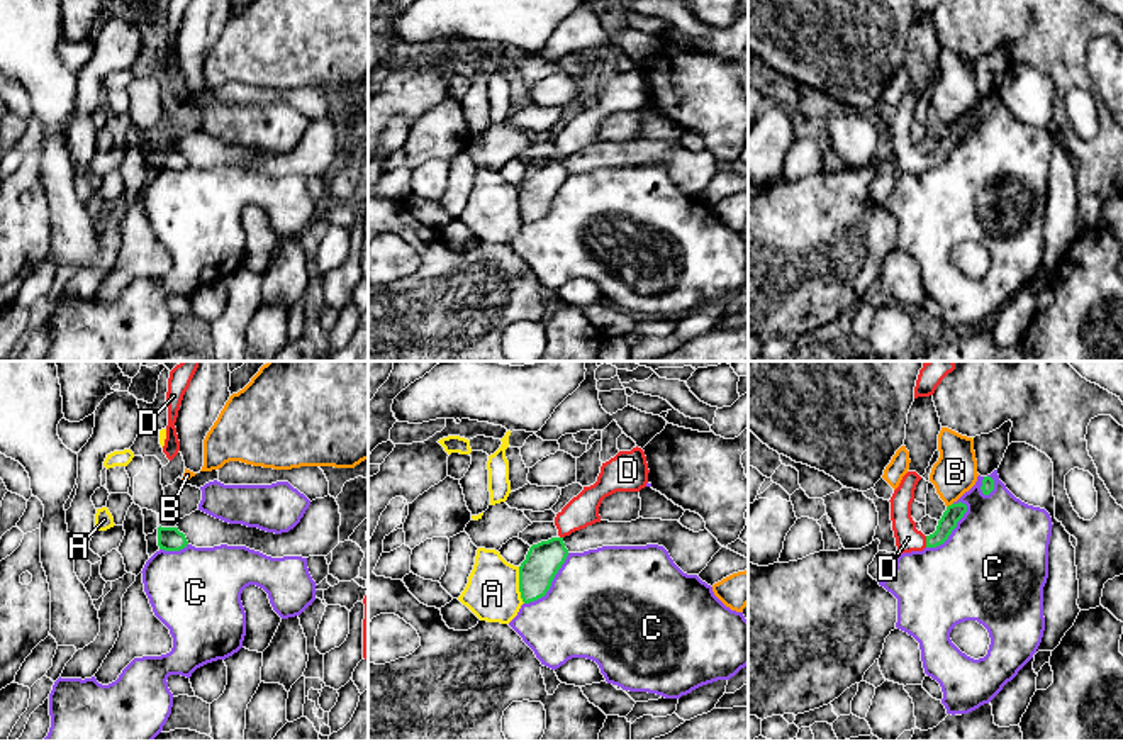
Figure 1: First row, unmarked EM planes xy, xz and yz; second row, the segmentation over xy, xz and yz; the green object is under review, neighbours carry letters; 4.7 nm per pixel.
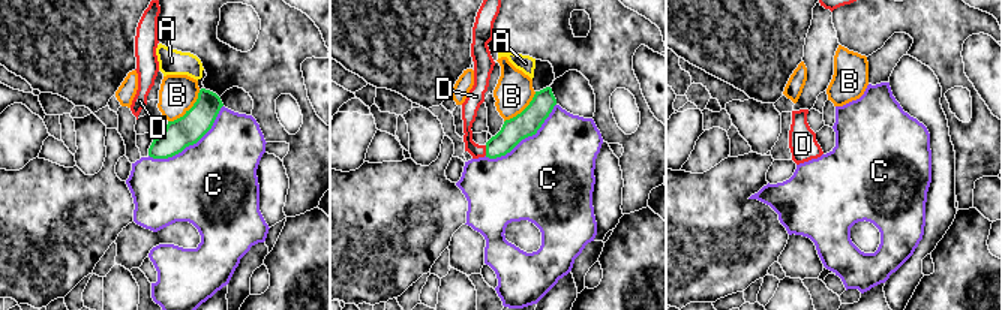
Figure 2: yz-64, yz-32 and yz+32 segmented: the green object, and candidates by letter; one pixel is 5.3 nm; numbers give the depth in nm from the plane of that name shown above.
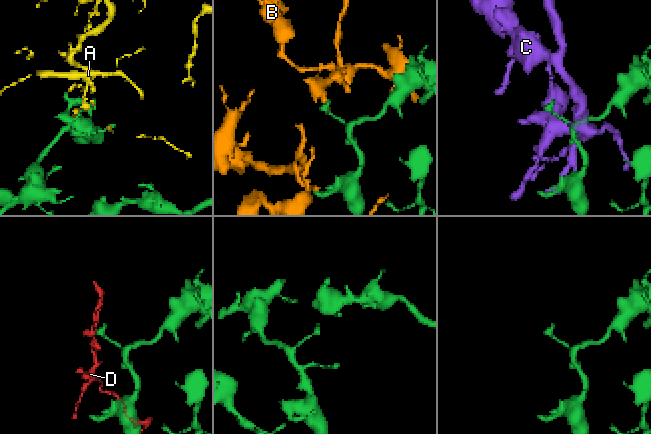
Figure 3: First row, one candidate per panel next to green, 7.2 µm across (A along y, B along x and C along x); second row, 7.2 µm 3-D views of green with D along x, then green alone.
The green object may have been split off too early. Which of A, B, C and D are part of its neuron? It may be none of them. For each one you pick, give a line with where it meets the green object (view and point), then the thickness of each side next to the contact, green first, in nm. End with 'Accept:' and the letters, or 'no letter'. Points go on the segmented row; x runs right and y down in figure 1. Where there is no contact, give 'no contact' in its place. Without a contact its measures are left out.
D: meets green in yz at (927, 541); 90 nm thick on the green side, 120 nm on the other
Accept: D

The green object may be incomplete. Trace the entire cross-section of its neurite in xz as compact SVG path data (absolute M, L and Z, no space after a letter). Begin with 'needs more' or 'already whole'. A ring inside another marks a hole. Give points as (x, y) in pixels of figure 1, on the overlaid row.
already whole; M551 538L529 548L519 566L519 592L524 604L546 595L567 556L563 538Z

